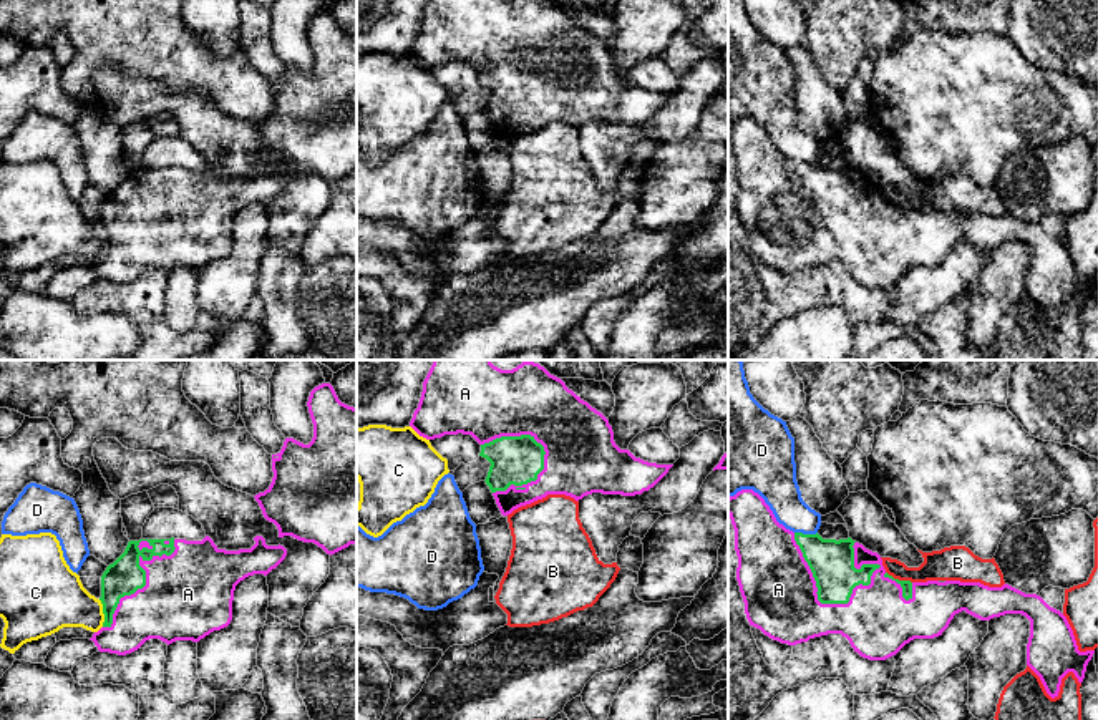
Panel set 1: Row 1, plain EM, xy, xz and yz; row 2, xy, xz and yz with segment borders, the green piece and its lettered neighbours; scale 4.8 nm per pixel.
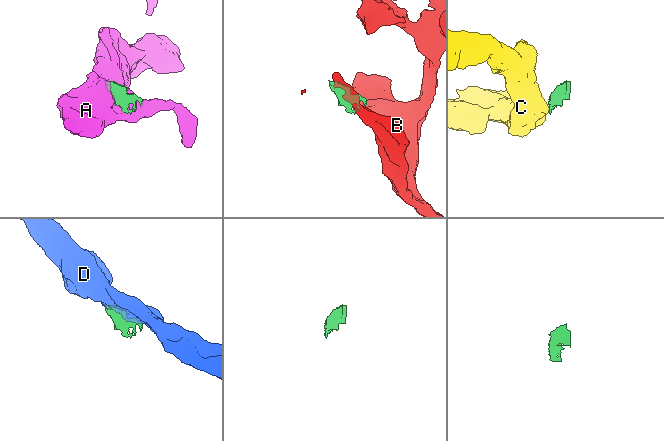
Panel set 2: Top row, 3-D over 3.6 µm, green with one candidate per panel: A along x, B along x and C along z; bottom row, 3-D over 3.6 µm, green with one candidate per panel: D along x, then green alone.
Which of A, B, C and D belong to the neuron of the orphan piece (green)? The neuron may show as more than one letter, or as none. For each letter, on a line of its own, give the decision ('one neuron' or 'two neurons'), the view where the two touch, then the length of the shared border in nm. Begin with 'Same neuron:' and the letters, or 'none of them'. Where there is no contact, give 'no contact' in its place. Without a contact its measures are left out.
Same neuron: A
A: one neuron; contact in yz; length 460 nm
B: two neurons; contact in yz; length 140 nm
C: two neurons; contact in xy; length 140 nm
D: two neurons; contact in yz; length 110 nm

